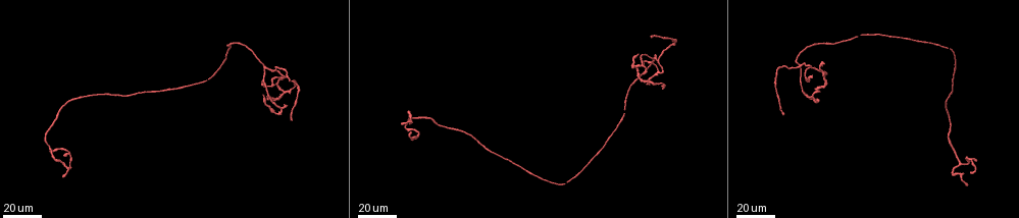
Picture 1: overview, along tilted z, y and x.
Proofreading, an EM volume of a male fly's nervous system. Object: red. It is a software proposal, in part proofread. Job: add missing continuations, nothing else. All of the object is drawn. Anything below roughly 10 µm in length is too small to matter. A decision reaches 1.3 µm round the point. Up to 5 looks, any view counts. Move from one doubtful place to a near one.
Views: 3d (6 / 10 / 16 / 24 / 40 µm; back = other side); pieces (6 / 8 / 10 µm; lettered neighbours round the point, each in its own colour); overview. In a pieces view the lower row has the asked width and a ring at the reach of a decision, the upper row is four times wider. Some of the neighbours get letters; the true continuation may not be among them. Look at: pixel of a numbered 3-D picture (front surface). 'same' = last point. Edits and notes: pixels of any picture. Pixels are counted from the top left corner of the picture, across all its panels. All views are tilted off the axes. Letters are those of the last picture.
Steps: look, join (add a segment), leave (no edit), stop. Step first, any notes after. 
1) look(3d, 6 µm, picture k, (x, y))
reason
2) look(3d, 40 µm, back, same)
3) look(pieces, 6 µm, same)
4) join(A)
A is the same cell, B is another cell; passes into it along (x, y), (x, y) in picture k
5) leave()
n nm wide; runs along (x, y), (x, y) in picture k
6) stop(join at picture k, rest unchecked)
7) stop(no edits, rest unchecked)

look(3d, 24 µm, picture 1, (292, 121))
free end

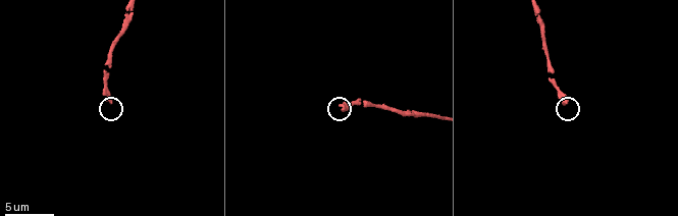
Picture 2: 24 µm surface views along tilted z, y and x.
look(pieces, 10 µm, picture 2, (567, 104))

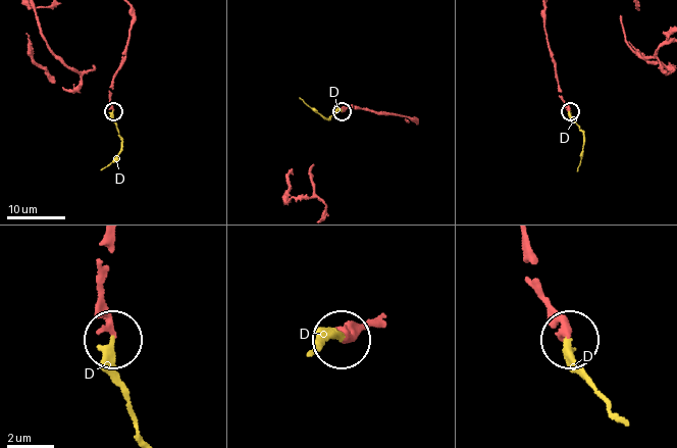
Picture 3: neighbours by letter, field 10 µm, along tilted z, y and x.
join(D)
300 nm wide; D is the same cell; passes into it along (351, 105), (325, 118), (299, 98) in picture 3; it goes on there

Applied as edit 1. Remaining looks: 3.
look(3d, 40 µm, picture 1, (815, 88))
branch stops here

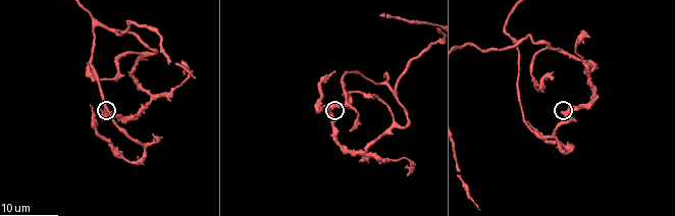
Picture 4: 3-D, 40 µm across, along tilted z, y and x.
look(pieces, 6 µm, picture 4, (102, 108))

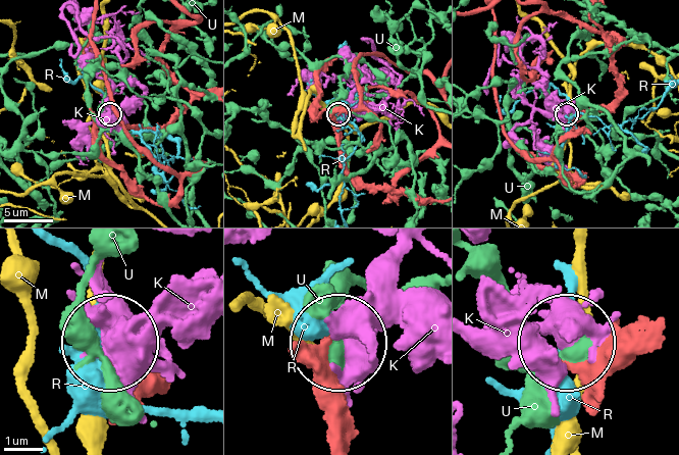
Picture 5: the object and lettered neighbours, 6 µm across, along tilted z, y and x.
leave()
210 nm wide; K, M, R and U are other cells; runs along (628, 337), (565, 350) in picture 5; none of them fits

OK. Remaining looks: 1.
stop(join at picture 3, rest unchecked)

